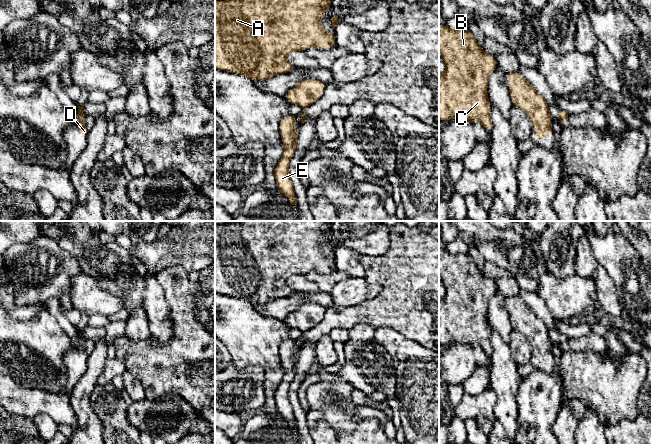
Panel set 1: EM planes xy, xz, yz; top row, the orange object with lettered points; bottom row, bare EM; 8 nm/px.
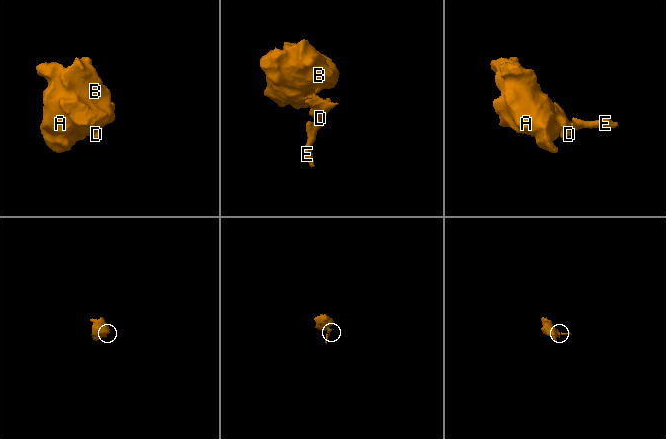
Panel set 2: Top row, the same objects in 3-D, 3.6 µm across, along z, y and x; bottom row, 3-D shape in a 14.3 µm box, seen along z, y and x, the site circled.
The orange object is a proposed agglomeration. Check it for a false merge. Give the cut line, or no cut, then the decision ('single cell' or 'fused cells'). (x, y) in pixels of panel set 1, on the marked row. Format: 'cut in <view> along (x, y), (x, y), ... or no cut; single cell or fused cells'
cut in yz along (549, 113), (551, 116); fused cells

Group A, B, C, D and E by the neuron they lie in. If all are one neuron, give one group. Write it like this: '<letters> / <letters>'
A B C D / E

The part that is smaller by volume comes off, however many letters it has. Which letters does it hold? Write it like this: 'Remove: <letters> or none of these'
Remove: E

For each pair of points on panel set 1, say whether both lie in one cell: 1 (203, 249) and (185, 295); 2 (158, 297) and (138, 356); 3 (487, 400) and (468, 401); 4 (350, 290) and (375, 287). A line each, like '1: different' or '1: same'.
1: different
2: different
3: same
4: same

